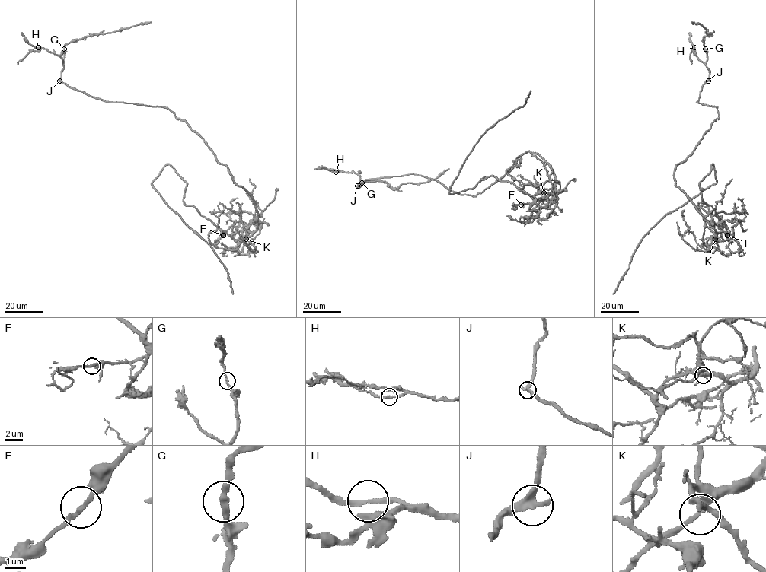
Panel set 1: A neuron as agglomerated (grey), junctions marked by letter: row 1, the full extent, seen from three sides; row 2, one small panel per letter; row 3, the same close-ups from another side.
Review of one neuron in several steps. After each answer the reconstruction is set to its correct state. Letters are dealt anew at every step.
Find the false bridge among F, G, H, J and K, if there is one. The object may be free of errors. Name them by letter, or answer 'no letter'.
K

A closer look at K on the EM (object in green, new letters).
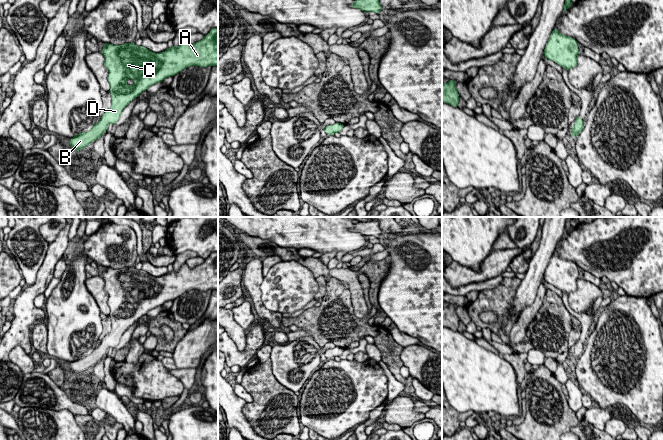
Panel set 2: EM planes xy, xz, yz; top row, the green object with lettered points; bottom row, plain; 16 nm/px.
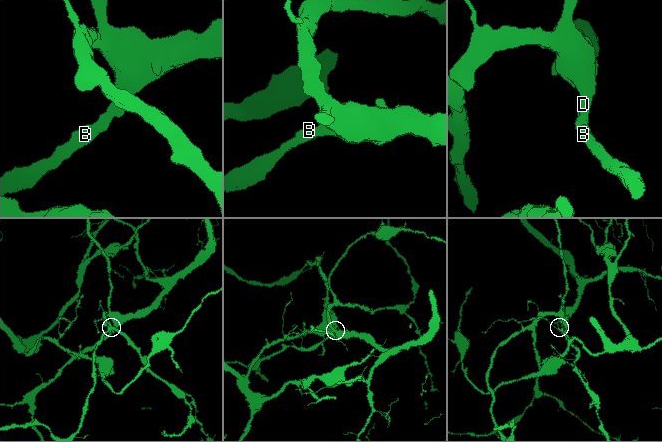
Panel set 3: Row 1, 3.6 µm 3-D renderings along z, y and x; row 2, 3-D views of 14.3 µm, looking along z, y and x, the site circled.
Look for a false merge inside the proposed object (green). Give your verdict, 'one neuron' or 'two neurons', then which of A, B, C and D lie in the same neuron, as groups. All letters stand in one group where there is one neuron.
two neurons; groups A C D / B

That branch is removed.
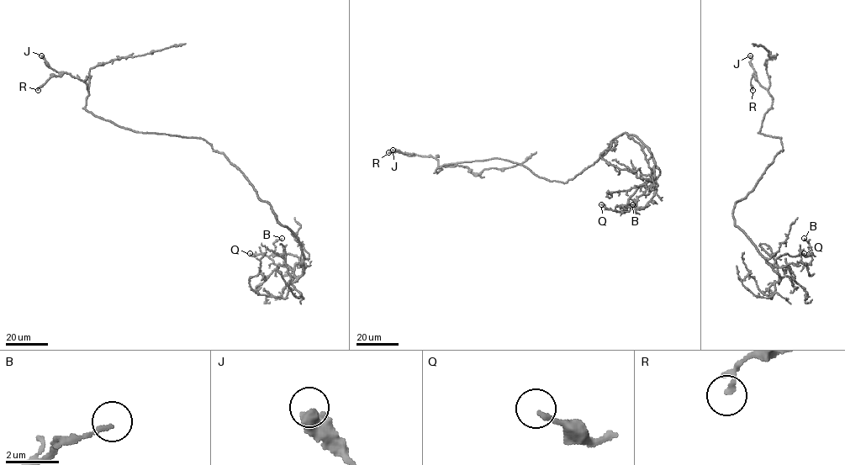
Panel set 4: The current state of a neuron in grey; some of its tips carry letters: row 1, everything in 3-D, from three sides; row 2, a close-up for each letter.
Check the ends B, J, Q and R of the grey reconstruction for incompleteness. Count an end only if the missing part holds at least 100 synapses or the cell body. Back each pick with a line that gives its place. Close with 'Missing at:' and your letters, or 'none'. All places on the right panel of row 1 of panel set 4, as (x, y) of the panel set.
Missing at: none

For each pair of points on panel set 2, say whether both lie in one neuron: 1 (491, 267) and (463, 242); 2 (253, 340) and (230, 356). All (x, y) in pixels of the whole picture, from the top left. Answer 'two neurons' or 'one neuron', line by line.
1: two neurons
2: one neuron

